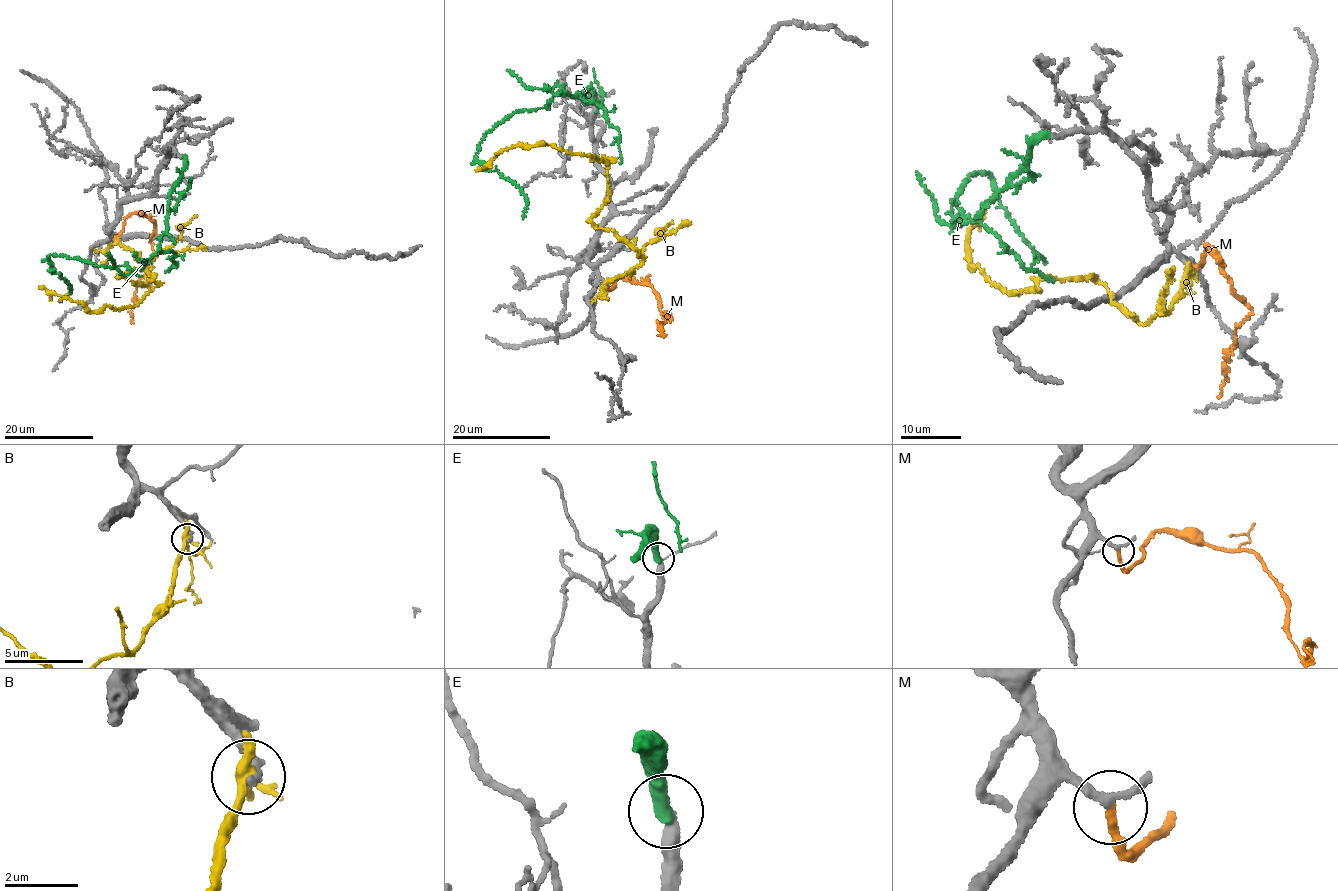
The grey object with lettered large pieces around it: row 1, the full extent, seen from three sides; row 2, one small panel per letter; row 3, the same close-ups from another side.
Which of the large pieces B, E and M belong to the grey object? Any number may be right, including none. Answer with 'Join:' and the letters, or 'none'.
Join: E, M

